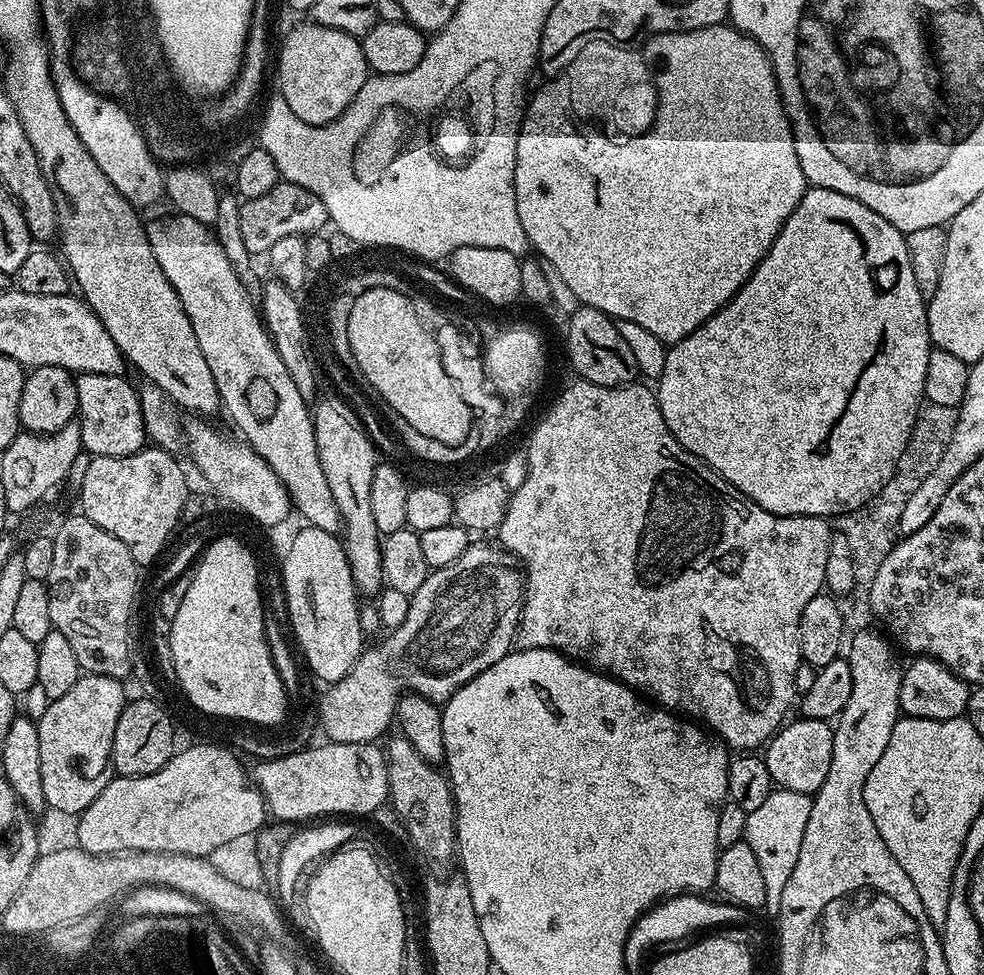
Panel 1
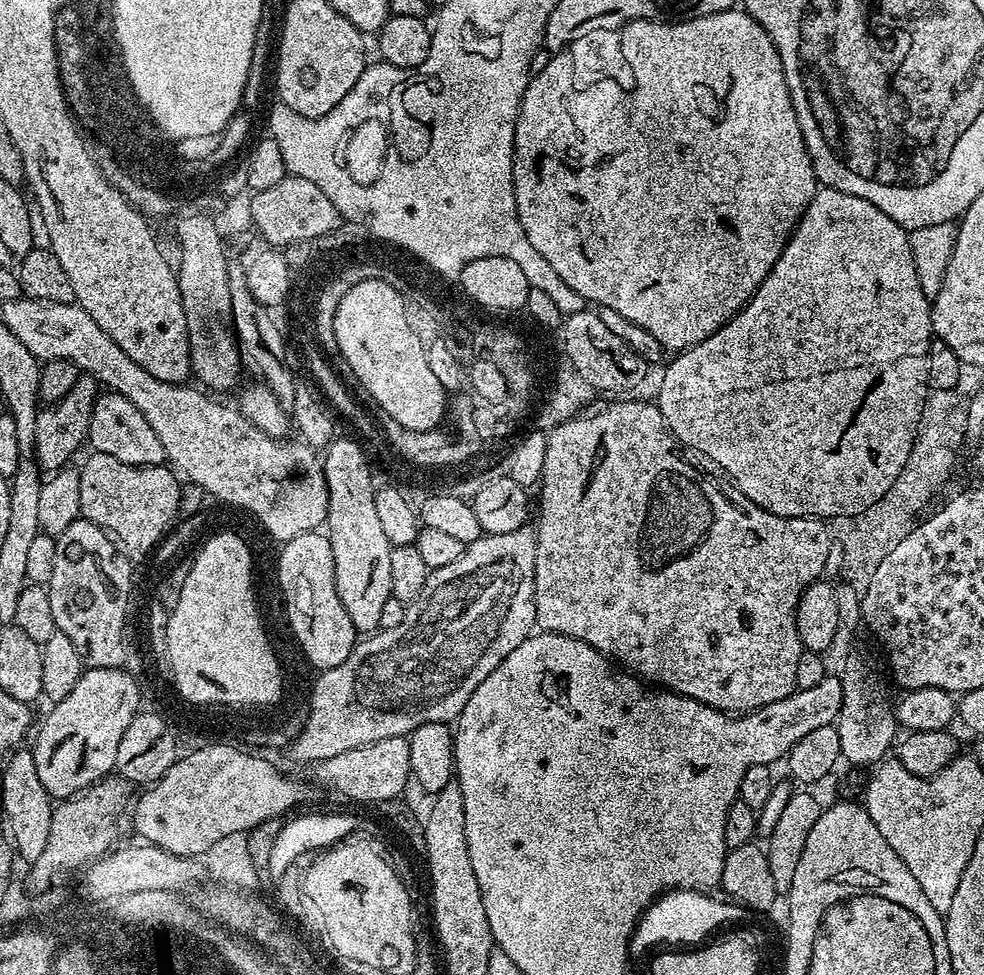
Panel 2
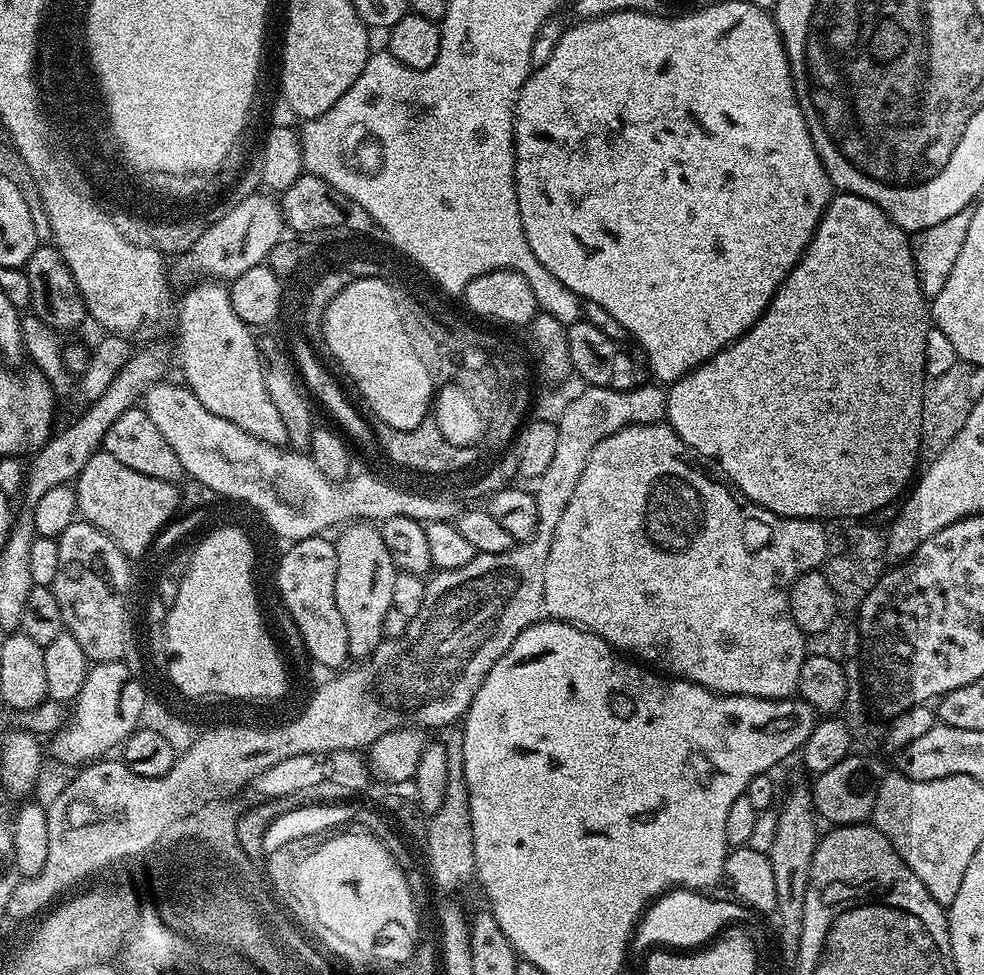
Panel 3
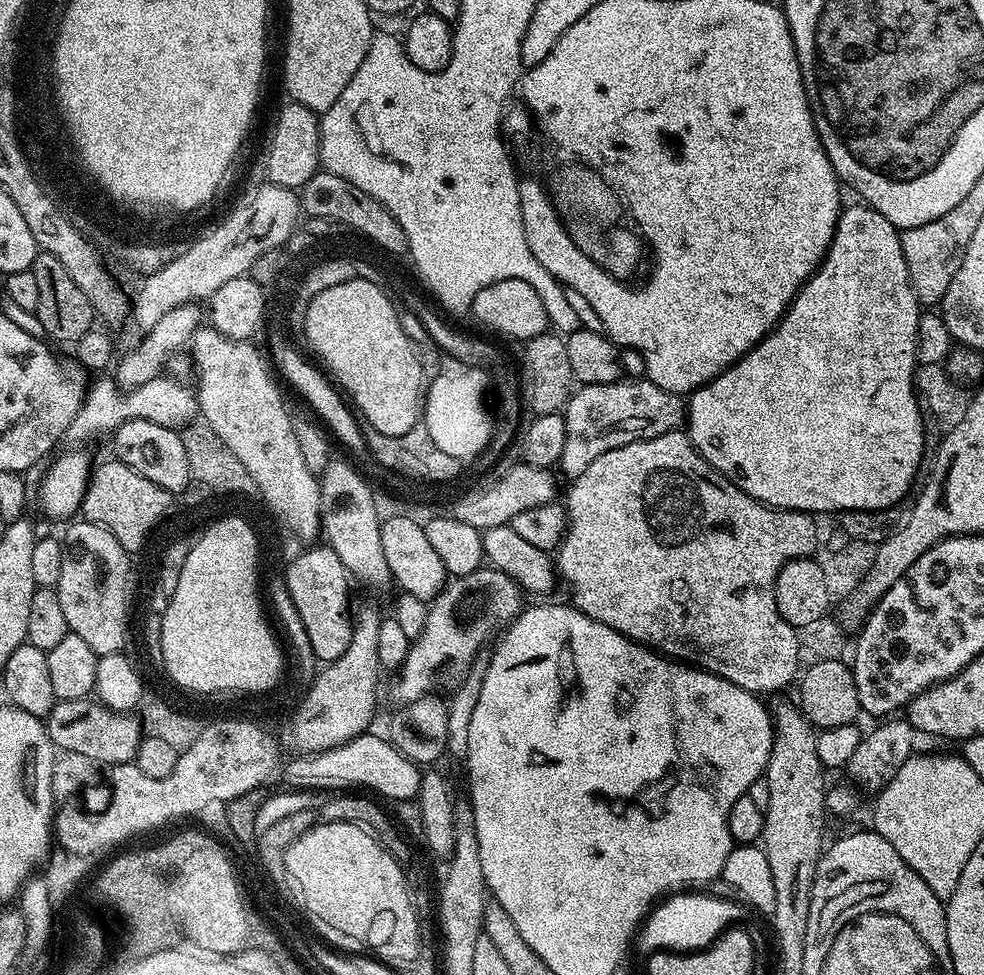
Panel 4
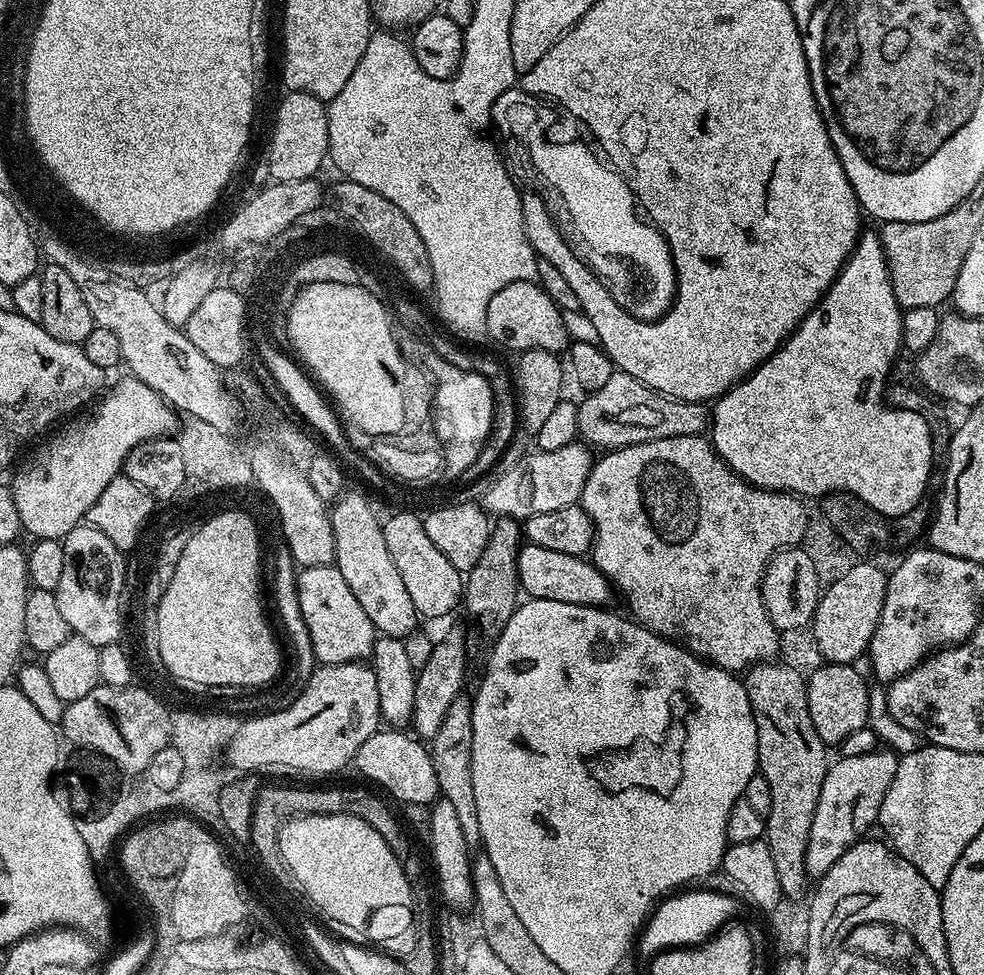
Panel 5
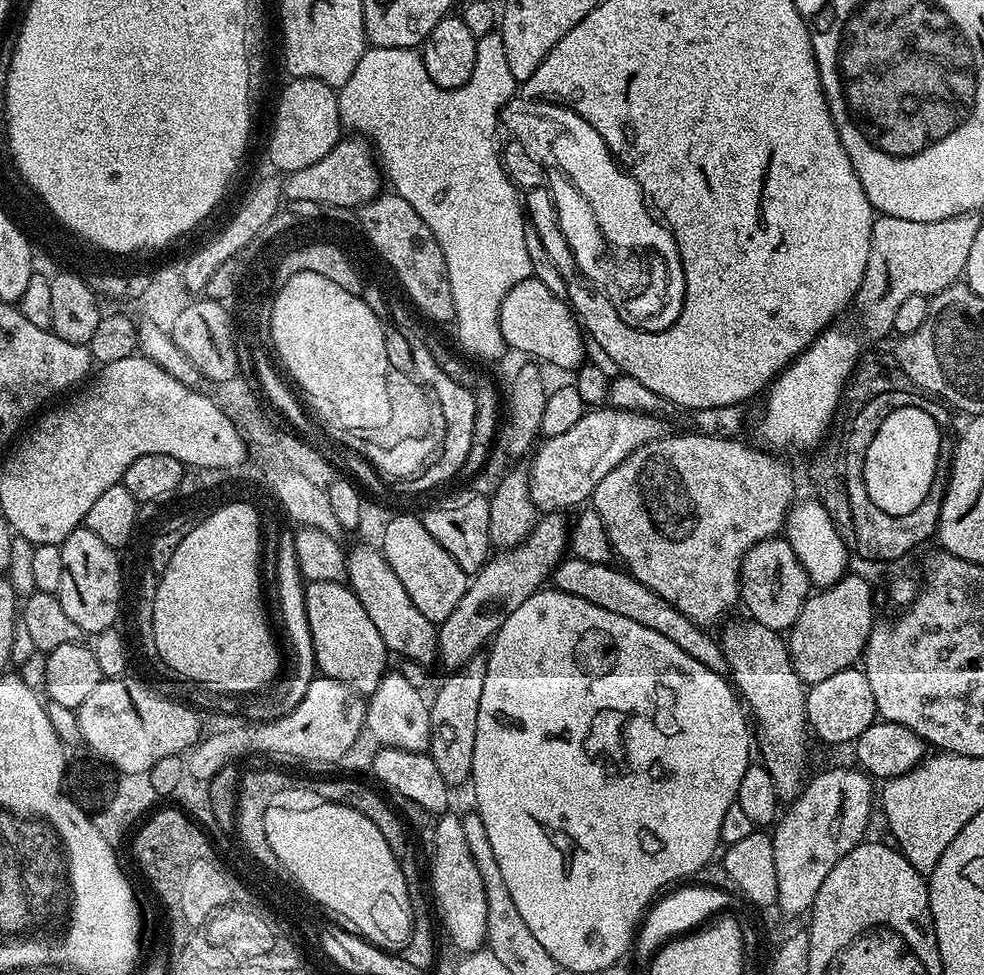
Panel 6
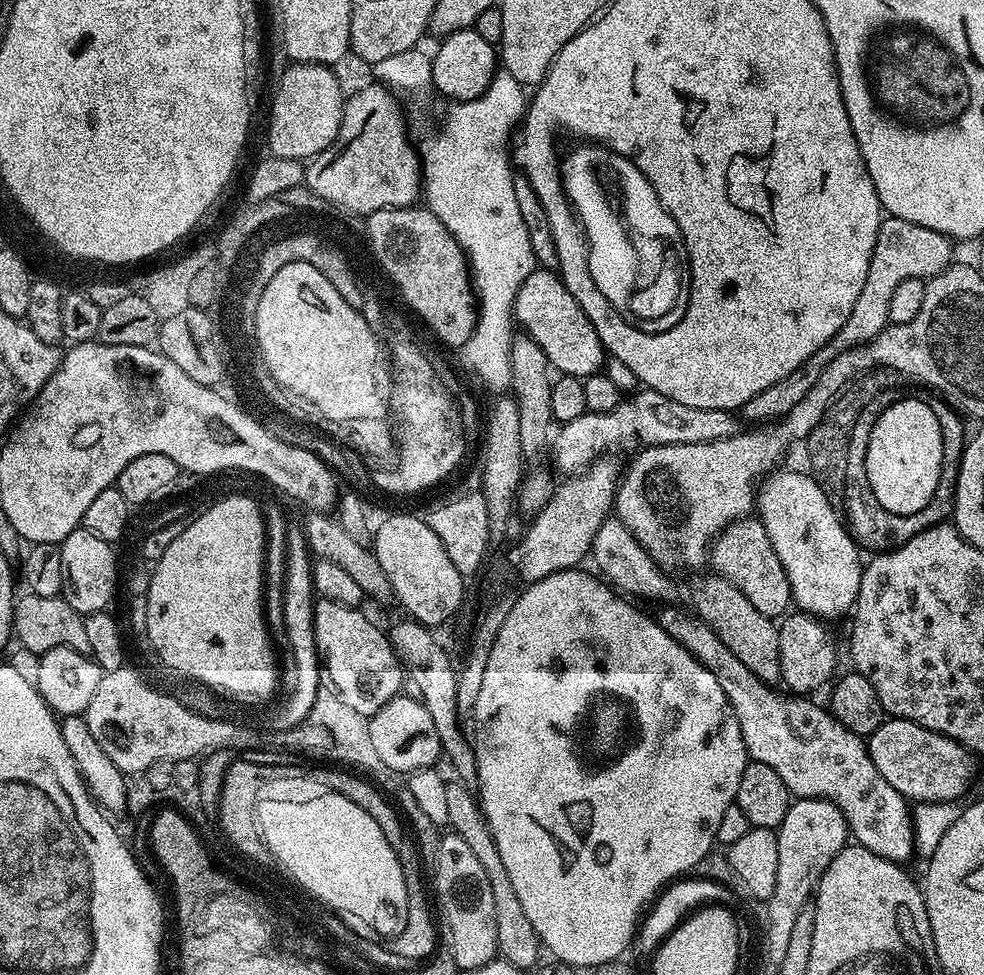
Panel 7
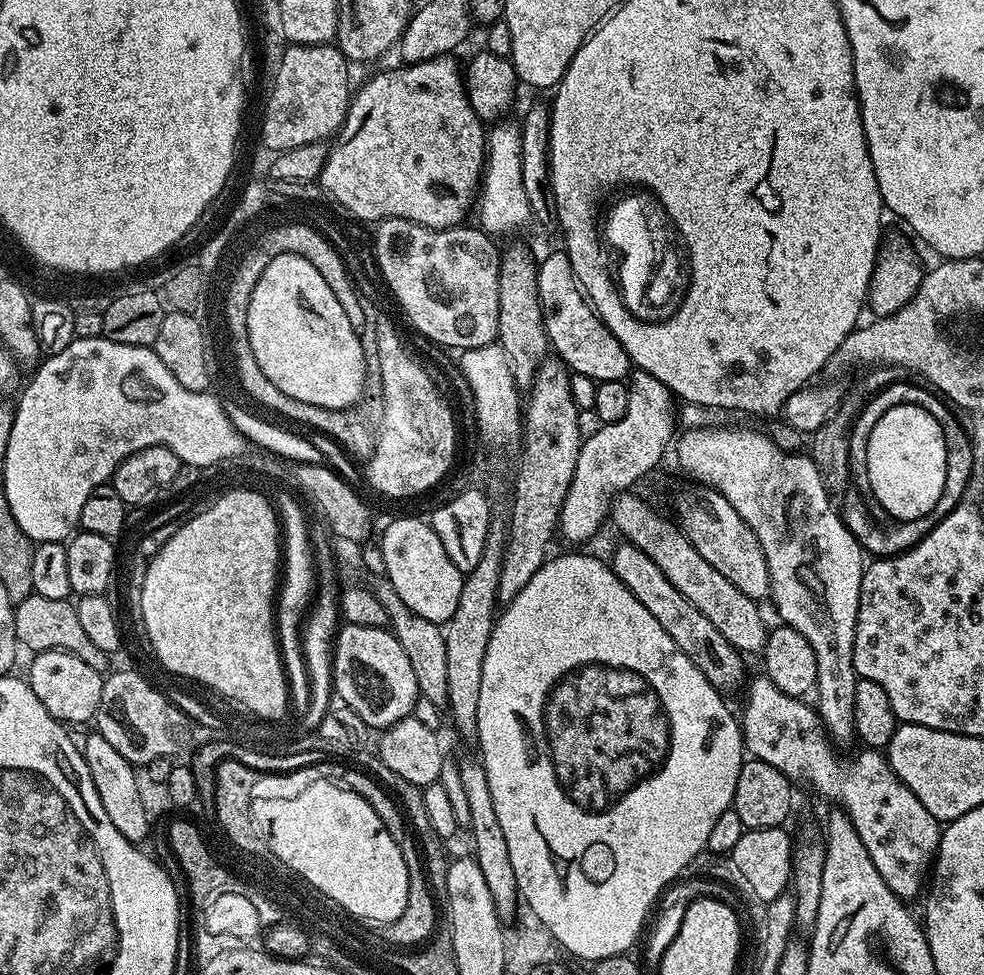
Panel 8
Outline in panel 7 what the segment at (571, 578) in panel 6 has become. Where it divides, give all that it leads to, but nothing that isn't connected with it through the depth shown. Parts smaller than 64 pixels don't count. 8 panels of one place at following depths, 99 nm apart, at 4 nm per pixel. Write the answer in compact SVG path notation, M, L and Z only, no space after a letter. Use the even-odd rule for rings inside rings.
M676 606L661 607L664 609L658 613L659 622L670 634L670 638L681 644L698 663L706 666L706 670L714 674L718 686L722 686L722 694L726 694L734 710L734 718L738 718L738 730L742 730L742 742L748 751L749 761L757 760L762 762L762 766L770 766L770 770L774 770L774 774L778 774L778 778L786 782L793 797L801 800L822 798L834 802L834 806L844 811L851 839L866 850L898 865L903 865L904 860L913 859L916 851L912 829L913 809L909 801L898 794L898 790L894 790L894 786L890 786L890 782L886 782L882 774L878 774L878 766L874 766L874 760L870 758L865 737L842 726L842 722L838 722L825 705L823 708L812 701L815 699L801 698L784 690L775 692L777 689L773 685L762 682L762 678L747 669L730 651L730 646L726 646L726 642L722 642L722 638L718 638L718 634L714 634L710 626L706 626L704 620L691 611L683 612L680 608L672 607Z

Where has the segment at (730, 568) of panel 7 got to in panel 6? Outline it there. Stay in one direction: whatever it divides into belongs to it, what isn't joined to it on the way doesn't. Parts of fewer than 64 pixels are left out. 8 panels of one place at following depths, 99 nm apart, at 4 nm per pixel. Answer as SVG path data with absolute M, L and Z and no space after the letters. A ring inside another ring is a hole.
M787 538L763 540L740 561L740 600L749 617L762 626L784 634L792 629L810 595L808 572Z

